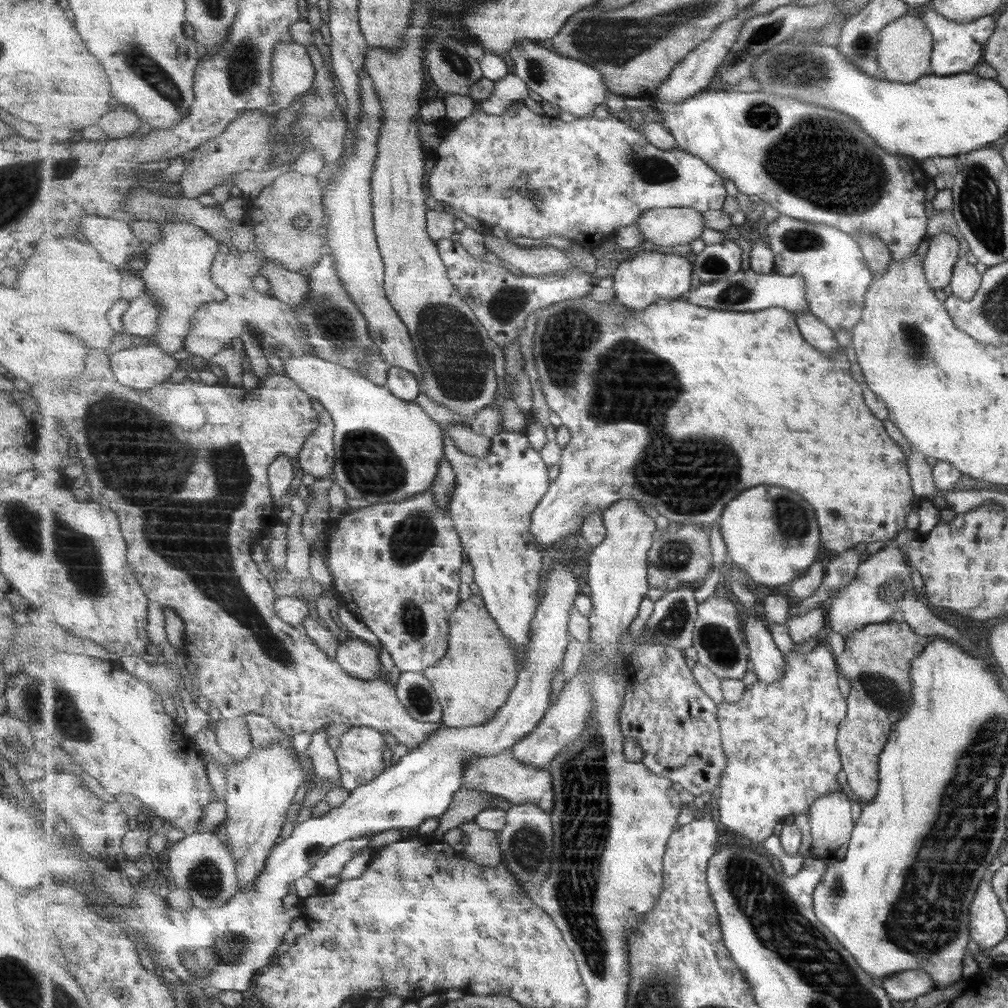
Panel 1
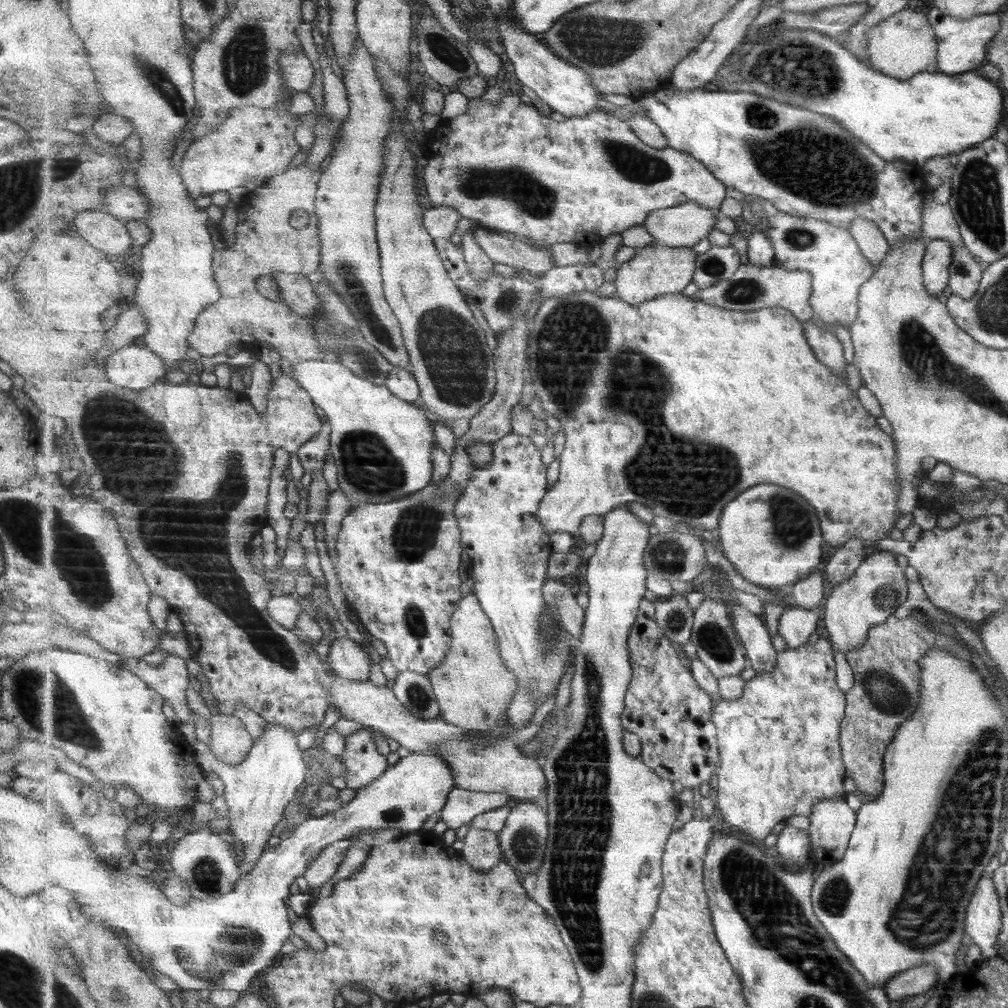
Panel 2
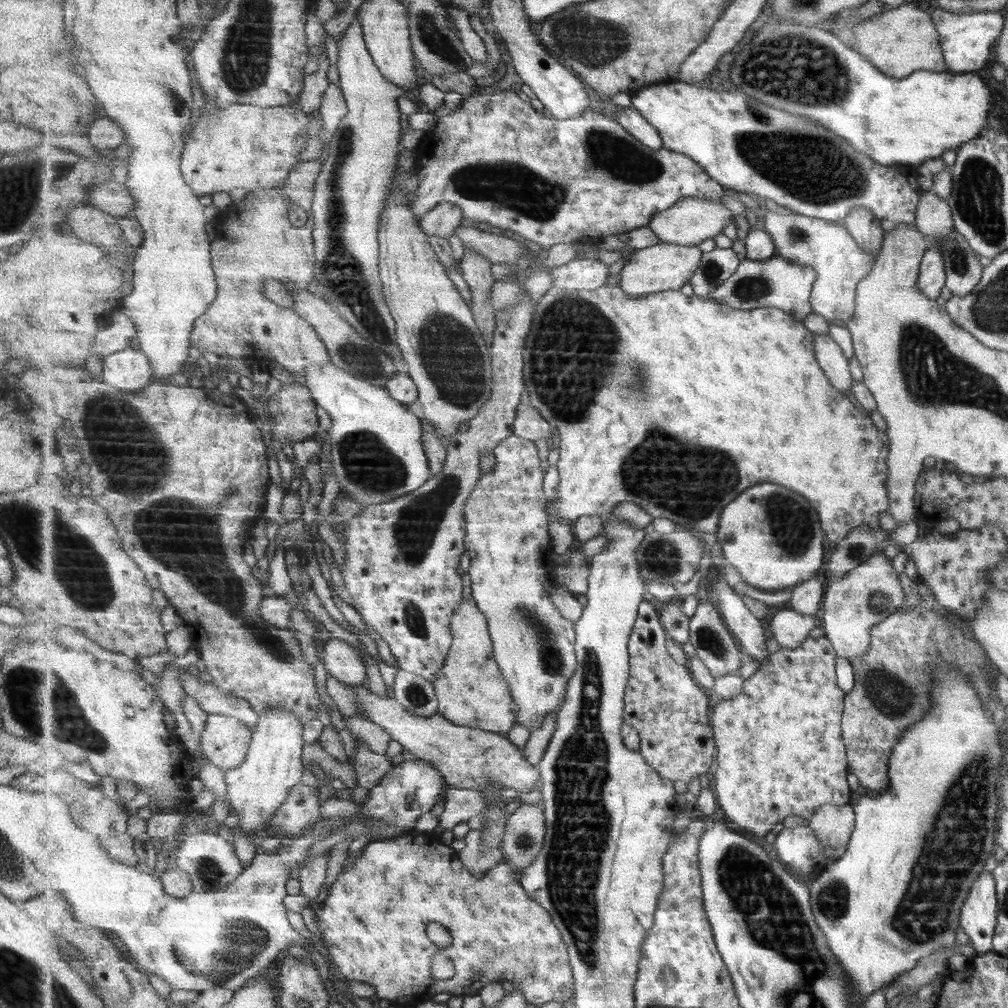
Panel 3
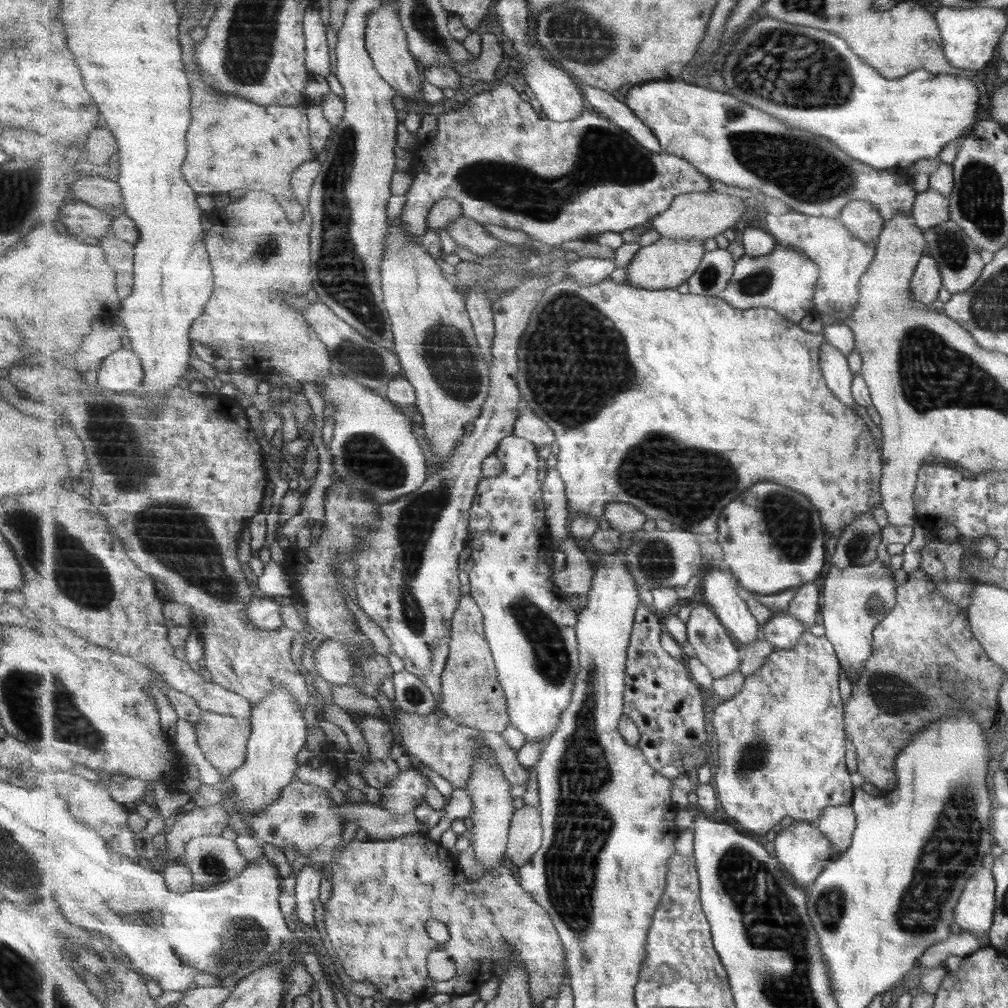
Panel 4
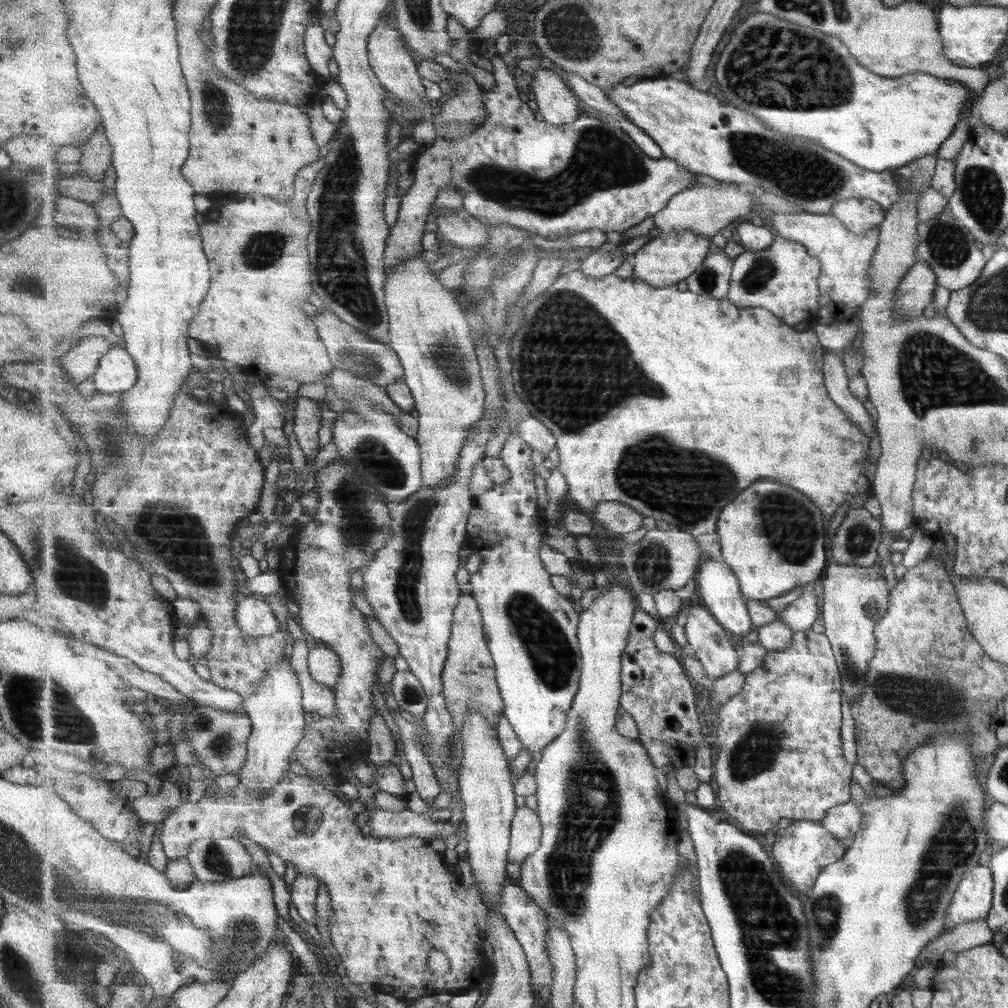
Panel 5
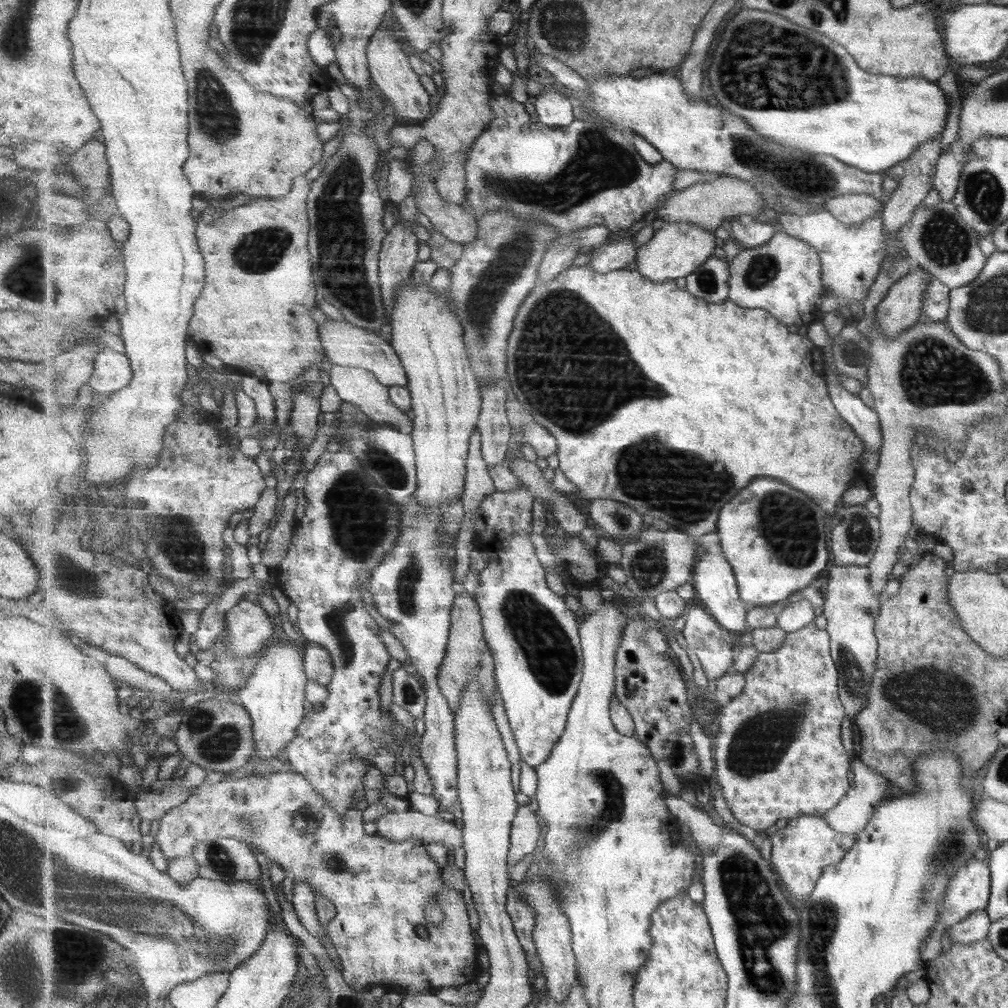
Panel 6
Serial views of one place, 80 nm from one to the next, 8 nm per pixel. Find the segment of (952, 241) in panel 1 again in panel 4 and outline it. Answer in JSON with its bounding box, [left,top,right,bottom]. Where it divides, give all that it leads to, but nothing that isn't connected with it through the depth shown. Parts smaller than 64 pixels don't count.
[910,253,941,305]

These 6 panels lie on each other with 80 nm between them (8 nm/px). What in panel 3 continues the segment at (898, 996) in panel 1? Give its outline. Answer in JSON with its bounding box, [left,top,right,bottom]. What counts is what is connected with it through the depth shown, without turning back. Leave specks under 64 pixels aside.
[879,942,976,1000]

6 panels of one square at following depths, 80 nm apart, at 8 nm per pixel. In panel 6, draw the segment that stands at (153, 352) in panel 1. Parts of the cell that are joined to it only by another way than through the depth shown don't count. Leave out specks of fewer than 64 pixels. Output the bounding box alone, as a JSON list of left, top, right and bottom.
[91,346,133,396]

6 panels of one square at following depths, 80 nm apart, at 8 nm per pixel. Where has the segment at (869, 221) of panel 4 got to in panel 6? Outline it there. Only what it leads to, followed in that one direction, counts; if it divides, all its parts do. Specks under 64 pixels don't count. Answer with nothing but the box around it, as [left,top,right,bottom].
[825,194,882,226]

